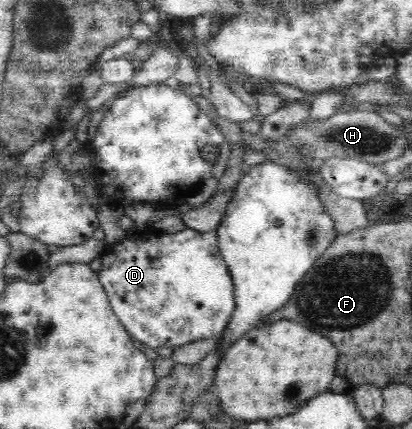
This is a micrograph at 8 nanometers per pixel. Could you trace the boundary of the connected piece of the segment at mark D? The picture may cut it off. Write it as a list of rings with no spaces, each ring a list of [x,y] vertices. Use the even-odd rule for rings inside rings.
[[[186,227],[182,231],[156,235],[154,244],[146,244],[138,236],[134,240],[129,238],[116,243],[112,252],[101,257],[98,275],[111,309],[133,340],[142,342],[143,346],[148,348],[174,349],[194,340],[220,336],[229,323],[235,300],[234,283],[222,258],[217,233],[198,232]],[[136,242],[140,242],[138,248],[152,250],[144,254],[134,254]]]

